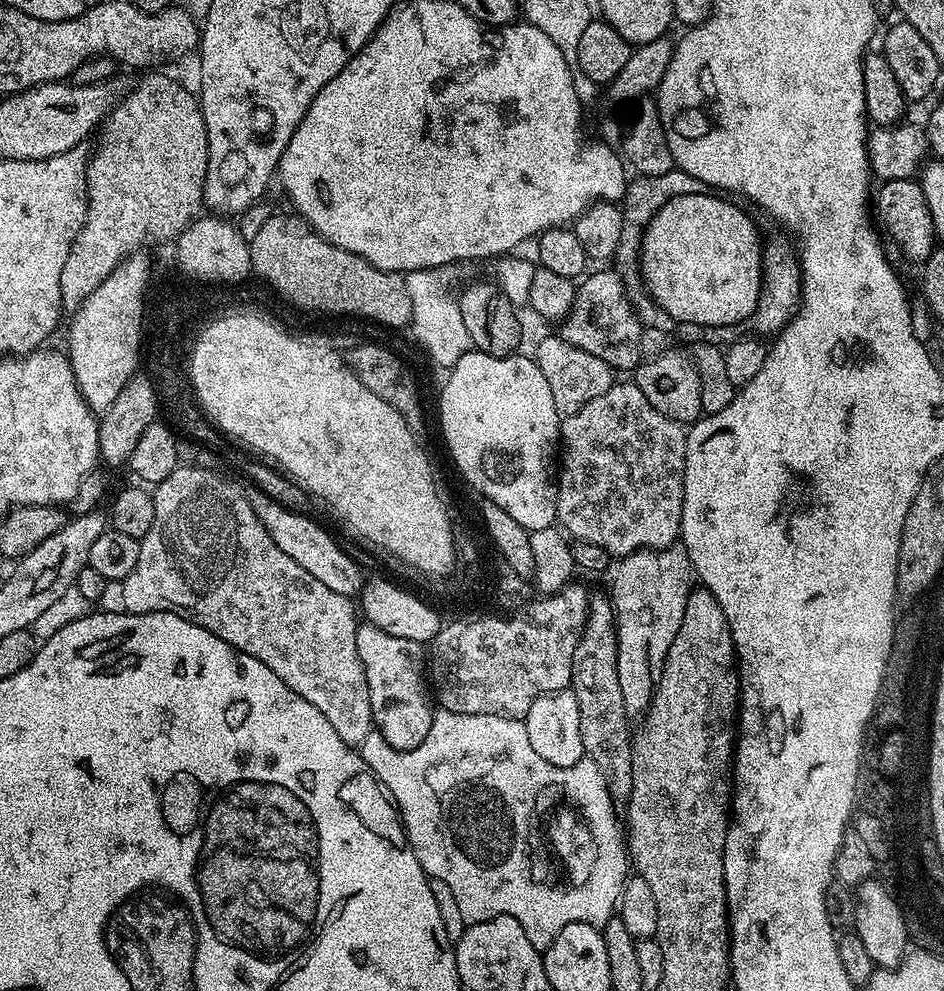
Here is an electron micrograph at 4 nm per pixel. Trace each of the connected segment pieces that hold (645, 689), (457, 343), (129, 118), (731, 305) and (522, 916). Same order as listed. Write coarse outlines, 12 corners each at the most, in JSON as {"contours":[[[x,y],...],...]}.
{"contours":[[[683,543],[611,569],[619,688],[643,717],[682,626]],[[453,264],[408,272],[409,325],[451,369],[473,347]],[[152,70],[112,108],[65,309],[204,208],[200,101]],[[723,195],[670,198],[638,264],[676,324],[744,324],[762,236]],[[432,717],[360,757],[465,925],[541,954],[617,911],[608,780],[523,720]]]}

